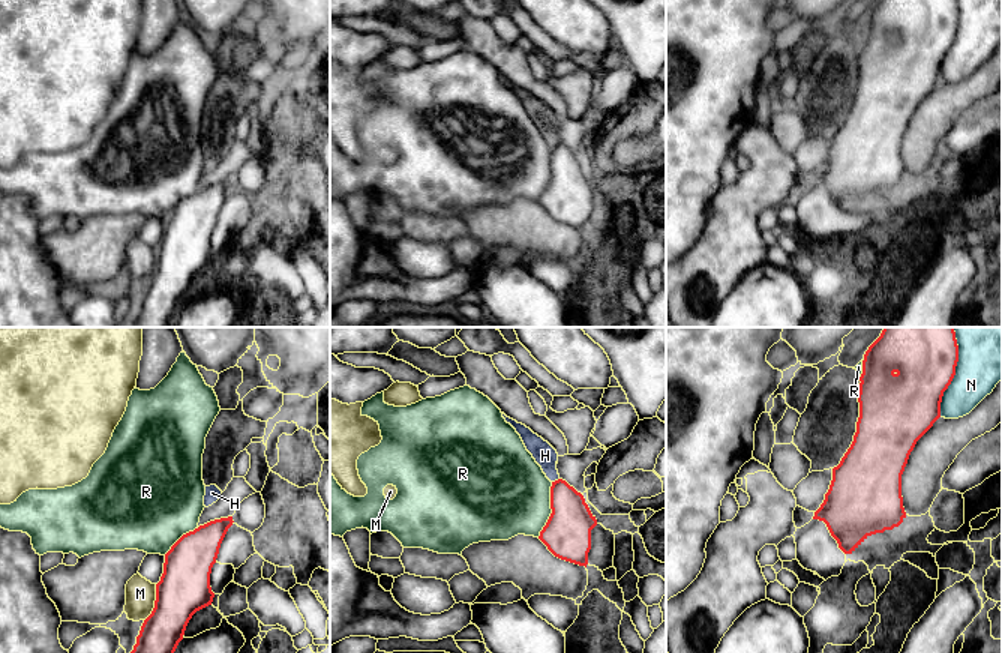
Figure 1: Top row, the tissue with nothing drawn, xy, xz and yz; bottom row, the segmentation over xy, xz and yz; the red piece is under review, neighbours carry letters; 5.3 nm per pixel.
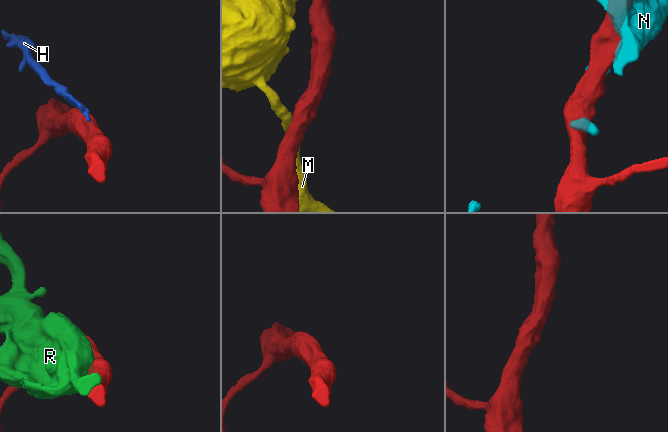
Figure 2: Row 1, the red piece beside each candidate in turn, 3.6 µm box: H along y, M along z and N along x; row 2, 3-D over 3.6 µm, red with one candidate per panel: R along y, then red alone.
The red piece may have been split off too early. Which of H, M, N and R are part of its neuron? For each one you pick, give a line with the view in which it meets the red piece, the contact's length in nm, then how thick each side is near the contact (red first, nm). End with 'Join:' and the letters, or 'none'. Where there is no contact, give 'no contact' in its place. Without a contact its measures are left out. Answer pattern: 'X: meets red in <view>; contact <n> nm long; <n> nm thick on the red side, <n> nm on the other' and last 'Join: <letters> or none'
Join: none

